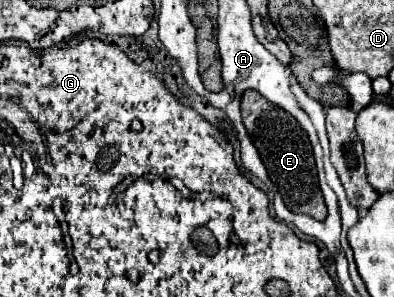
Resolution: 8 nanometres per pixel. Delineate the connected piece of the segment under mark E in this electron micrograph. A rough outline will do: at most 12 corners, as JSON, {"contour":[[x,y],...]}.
{"contour":[[259,92],[243,124],[291,212],[327,216],[305,130]]}

